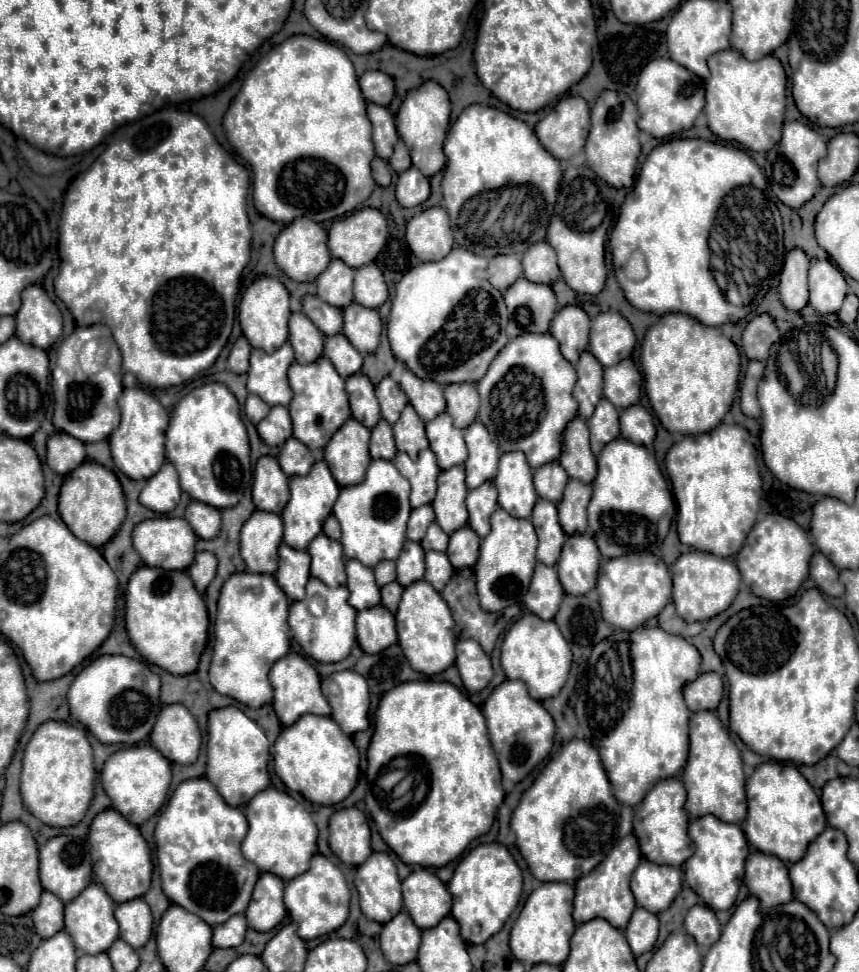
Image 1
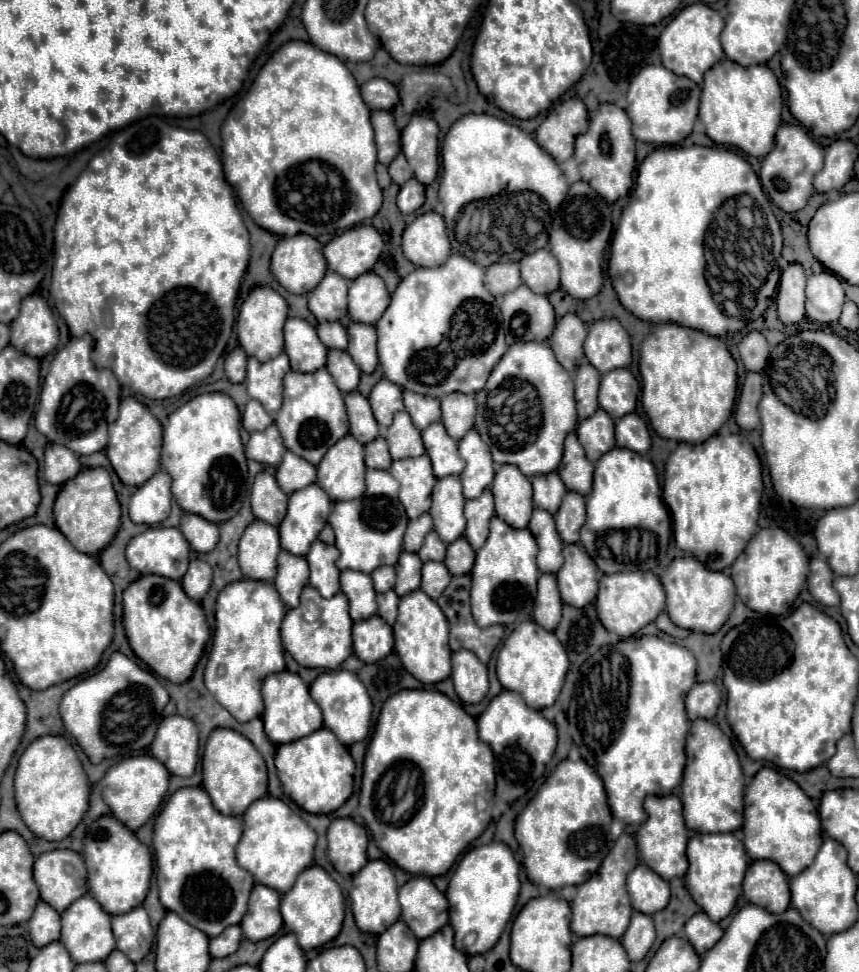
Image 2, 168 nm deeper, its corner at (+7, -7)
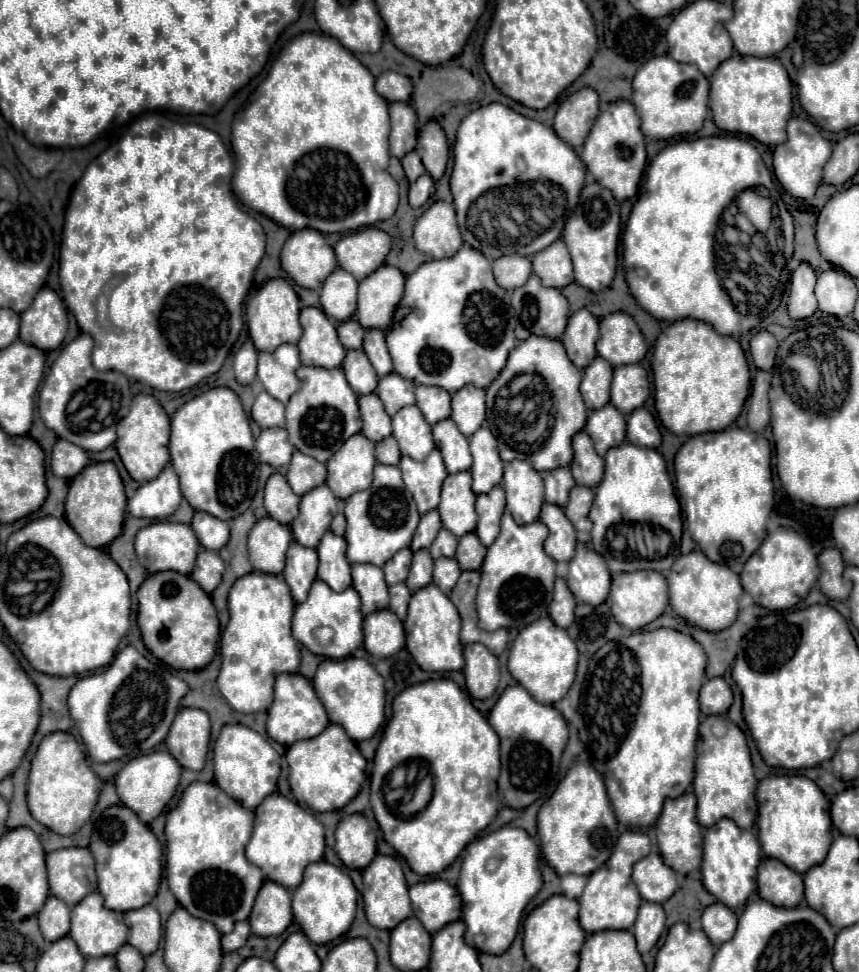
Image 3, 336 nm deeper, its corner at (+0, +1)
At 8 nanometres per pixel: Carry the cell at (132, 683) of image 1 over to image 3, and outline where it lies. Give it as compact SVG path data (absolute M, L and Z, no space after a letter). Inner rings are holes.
M126 646L102 672L80 678L70 694L70 716L94 762L122 756L140 756L158 746L178 712L178 702L188 686L166 668L146 660L134 646Z

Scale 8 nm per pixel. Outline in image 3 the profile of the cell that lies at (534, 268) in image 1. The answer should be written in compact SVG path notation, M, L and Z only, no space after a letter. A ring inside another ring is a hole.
M556 240L552 248L544 248L532 256L532 270L542 280L544 286L564 288L574 282L572 262L568 256L568 248L562 240Z

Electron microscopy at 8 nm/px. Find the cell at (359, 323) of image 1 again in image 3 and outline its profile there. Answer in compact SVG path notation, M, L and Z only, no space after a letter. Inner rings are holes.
M380 328L366 330L364 352L380 378L392 372L392 358L386 348L386 332L384 330L380 330Z

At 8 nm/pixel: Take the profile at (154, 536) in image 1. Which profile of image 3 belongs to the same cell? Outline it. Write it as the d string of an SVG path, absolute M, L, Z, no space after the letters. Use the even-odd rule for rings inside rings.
M154 522L136 534L136 544L134 544L140 564L144 564L144 568L150 574L162 572L162 570L190 574L194 568L198 546L200 544L196 540L196 534L192 532L192 528L188 524L180 524L180 522Z

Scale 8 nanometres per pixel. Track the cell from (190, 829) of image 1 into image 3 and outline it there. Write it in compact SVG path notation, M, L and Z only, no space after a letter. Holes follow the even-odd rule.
M192 782L182 792L178 804L166 814L166 880L170 892L178 904L192 916L212 922L222 934L232 932L234 924L248 920L254 898L264 882L264 874L258 866L246 860L244 848L252 834L254 812L232 800L214 782Z

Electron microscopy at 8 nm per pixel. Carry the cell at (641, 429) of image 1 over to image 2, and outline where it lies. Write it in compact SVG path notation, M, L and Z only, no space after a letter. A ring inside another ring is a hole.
M637 414L623 416L621 420L615 422L615 438L617 438L617 446L629 448L639 454L645 454L651 448L647 424Z

